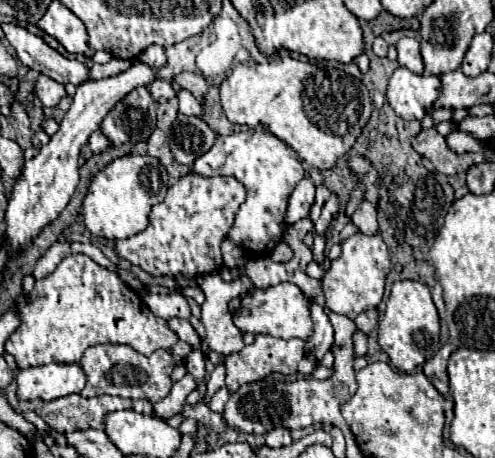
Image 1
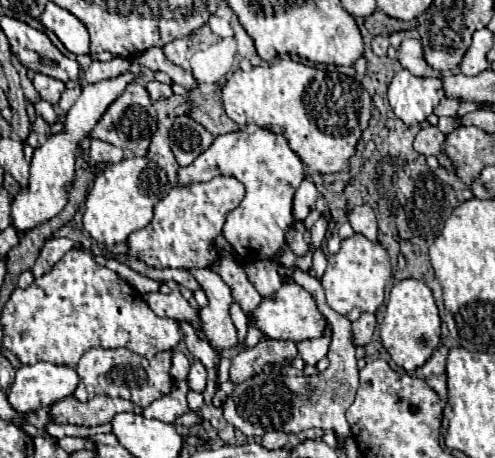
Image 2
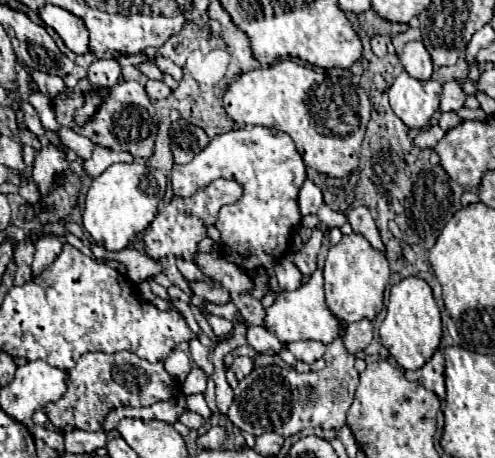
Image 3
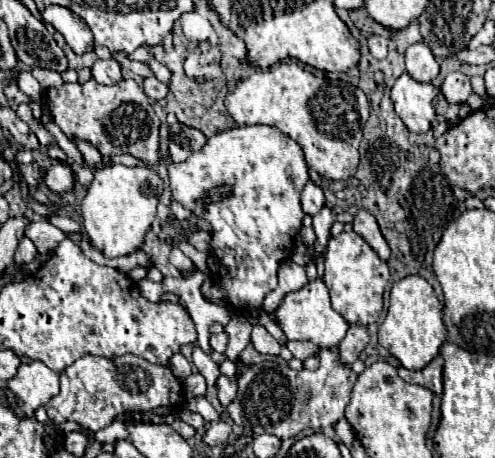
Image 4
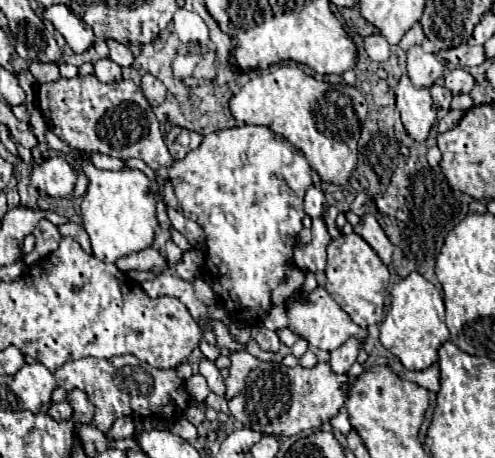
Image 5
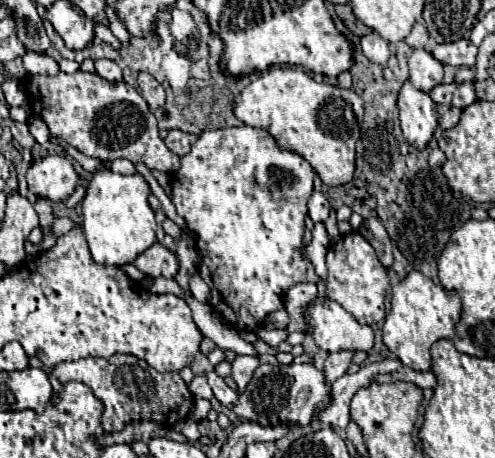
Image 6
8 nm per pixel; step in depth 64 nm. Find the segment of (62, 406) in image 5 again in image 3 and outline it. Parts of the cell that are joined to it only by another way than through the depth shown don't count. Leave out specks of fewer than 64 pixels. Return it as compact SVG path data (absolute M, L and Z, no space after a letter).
M88 352L84 354L72 370L68 370L68 392L56 404L48 404L46 416L56 428L74 426L86 432L100 430L106 414L120 406L150 406L158 400L172 398L174 378L164 370L164 362L150 364L148 360L138 358L134 352Z

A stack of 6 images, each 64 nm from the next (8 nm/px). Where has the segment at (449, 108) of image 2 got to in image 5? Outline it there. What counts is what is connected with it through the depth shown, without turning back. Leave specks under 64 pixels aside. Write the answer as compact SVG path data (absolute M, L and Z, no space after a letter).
M448 72L444 76L444 88L448 88L454 96L470 94L470 90L474 88L474 78L468 72Z

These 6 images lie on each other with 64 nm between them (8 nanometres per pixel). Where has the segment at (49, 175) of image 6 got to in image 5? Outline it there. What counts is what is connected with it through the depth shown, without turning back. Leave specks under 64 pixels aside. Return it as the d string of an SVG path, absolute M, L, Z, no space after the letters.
M48 158L40 166L34 166L30 182L48 196L68 198L74 192L76 170L64 158Z

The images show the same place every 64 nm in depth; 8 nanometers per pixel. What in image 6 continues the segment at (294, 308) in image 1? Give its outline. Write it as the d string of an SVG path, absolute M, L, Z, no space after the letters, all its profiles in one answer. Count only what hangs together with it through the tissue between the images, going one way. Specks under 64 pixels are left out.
M316 296L304 312L308 334L318 348L326 352L338 350L370 350L374 334L370 326L358 324L338 302Z

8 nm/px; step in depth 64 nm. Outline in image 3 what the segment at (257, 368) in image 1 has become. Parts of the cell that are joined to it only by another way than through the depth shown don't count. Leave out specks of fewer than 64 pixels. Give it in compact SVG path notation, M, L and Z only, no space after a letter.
M238 356L238 358L234 358L234 364L230 366L230 370L236 374L238 380L244 380L254 370L254 366L256 366L254 362L256 360L252 356Z

